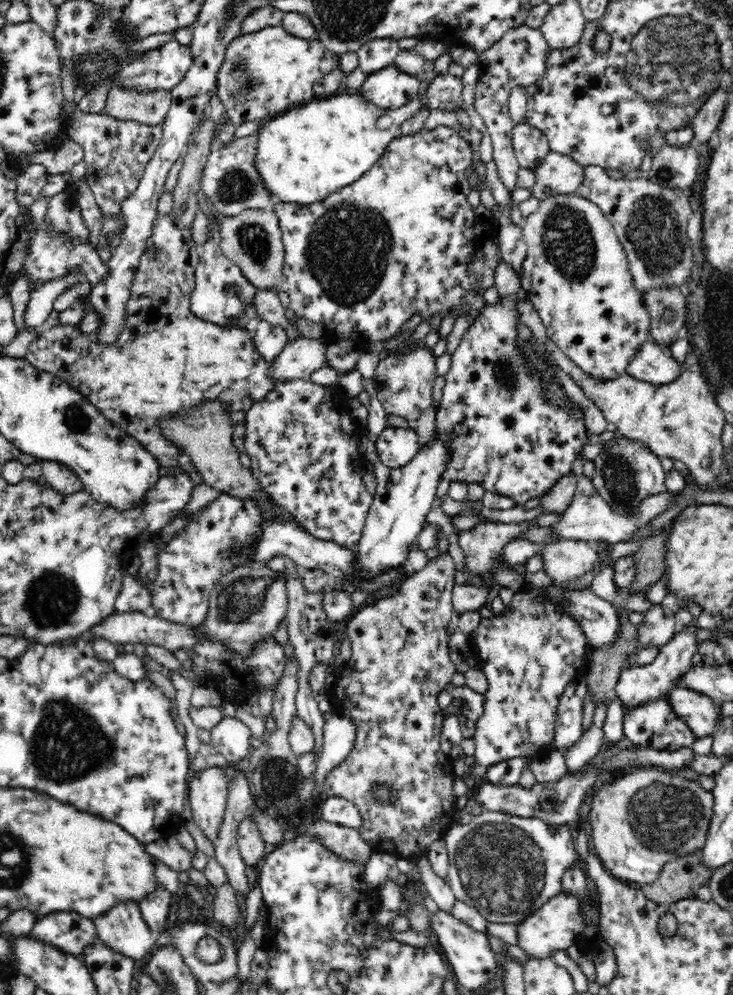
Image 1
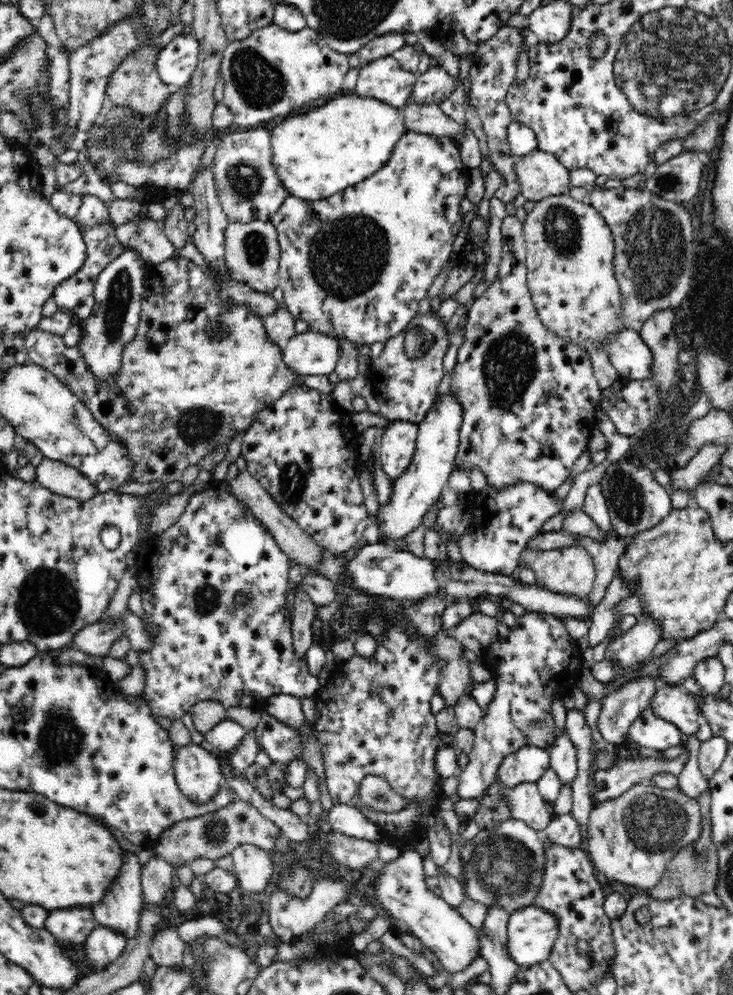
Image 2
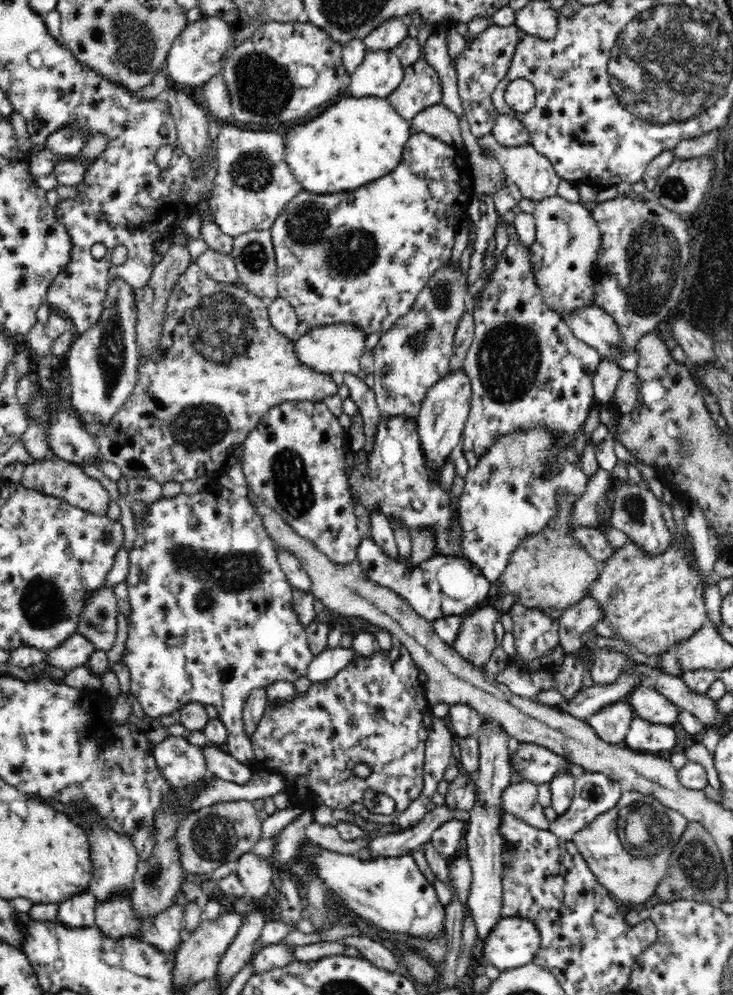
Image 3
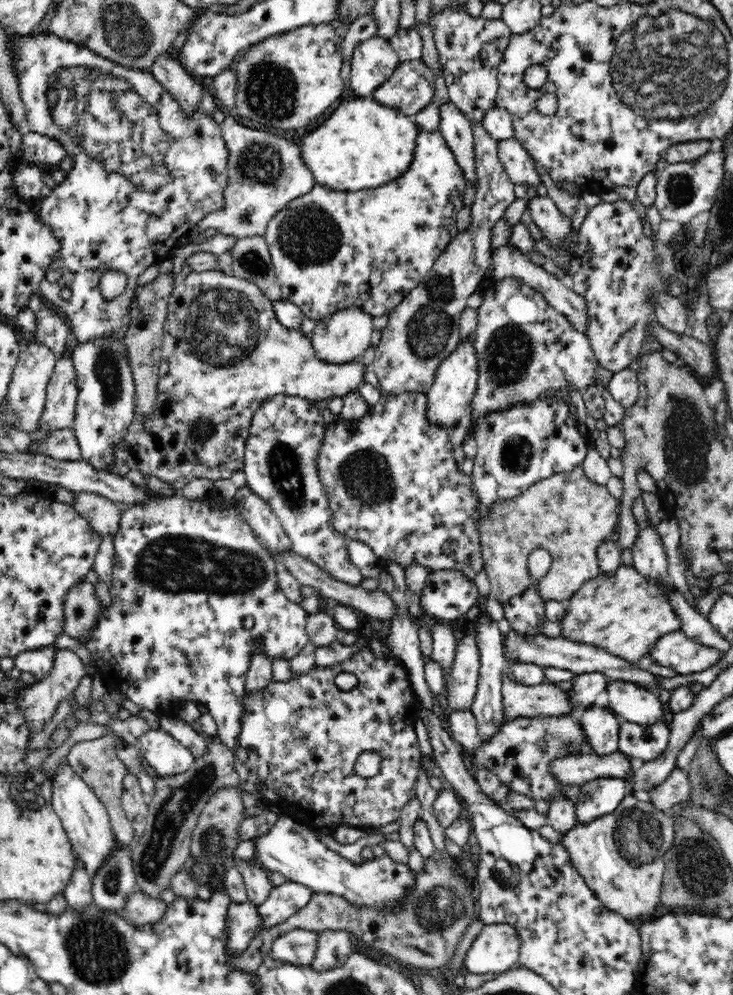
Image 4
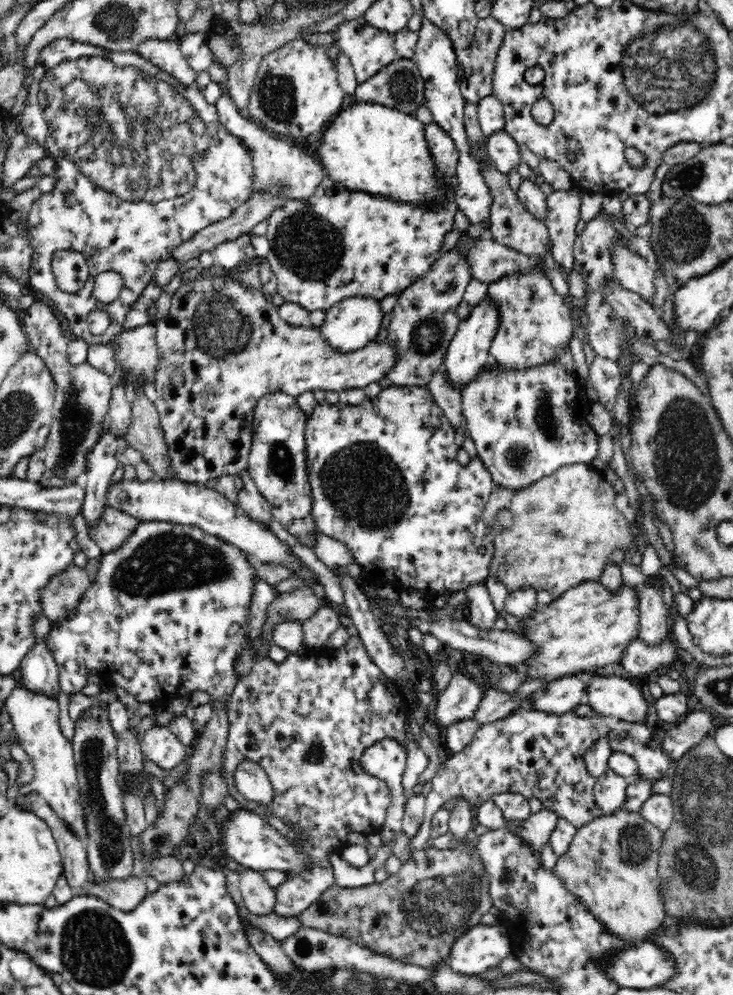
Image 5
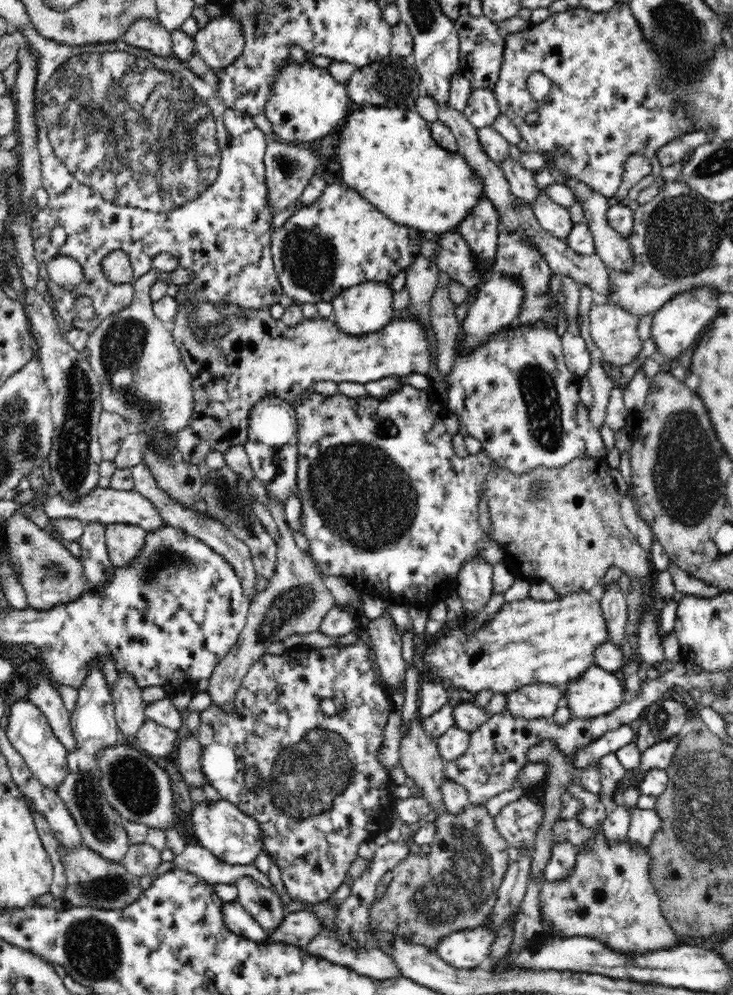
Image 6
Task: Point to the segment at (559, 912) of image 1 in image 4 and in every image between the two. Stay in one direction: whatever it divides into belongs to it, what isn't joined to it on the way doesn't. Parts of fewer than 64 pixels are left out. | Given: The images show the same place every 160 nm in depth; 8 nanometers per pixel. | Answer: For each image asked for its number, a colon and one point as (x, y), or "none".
2: (532, 932)
3: (515, 942)
4: (497, 948)

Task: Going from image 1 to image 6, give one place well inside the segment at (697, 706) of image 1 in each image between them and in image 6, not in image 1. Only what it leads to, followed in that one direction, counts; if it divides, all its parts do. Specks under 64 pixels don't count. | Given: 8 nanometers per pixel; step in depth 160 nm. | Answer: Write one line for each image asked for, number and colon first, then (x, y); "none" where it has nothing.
2: (673, 703)
3: (649, 703)
4: (632, 702)
5: (615, 698)
6: (598, 692)

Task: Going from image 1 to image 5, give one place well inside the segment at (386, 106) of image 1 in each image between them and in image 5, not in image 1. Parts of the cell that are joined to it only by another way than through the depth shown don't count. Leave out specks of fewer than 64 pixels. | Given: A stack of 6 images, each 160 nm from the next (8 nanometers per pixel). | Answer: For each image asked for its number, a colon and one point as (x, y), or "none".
2: (385, 80)
3: (381, 74)
4: (374, 62)
5: (370, 50)

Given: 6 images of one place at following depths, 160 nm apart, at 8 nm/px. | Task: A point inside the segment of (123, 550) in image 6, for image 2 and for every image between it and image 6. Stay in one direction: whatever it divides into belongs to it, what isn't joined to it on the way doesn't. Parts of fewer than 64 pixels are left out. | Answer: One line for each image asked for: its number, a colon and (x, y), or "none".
2: (60, 478)
3: (56, 477)
4: (103, 513)
5: (110, 529)

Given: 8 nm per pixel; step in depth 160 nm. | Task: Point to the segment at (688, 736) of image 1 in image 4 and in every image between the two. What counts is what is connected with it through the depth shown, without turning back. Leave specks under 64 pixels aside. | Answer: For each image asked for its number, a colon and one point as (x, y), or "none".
2: (649, 730)
3: (643, 736)
4: (645, 743)

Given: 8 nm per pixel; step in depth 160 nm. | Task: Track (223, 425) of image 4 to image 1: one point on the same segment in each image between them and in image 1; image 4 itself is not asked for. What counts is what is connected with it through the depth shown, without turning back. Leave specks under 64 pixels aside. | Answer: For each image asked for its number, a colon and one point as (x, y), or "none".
1: (164, 359)
2: (195, 374)
3: (219, 365)

